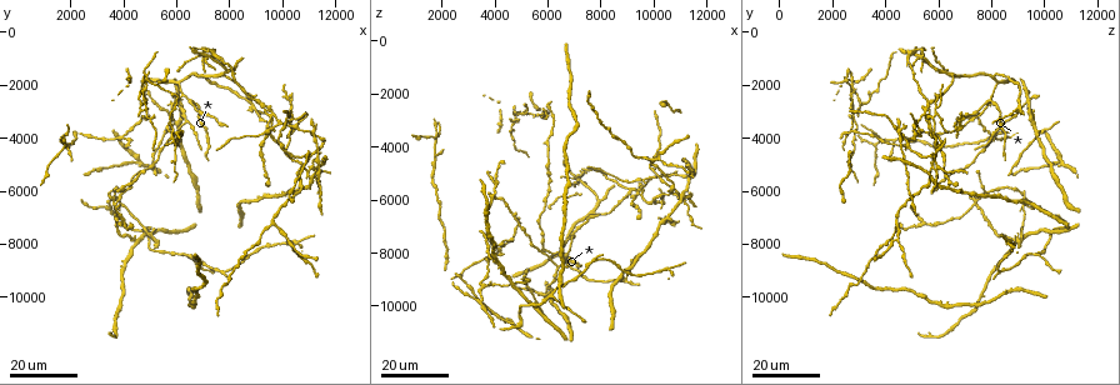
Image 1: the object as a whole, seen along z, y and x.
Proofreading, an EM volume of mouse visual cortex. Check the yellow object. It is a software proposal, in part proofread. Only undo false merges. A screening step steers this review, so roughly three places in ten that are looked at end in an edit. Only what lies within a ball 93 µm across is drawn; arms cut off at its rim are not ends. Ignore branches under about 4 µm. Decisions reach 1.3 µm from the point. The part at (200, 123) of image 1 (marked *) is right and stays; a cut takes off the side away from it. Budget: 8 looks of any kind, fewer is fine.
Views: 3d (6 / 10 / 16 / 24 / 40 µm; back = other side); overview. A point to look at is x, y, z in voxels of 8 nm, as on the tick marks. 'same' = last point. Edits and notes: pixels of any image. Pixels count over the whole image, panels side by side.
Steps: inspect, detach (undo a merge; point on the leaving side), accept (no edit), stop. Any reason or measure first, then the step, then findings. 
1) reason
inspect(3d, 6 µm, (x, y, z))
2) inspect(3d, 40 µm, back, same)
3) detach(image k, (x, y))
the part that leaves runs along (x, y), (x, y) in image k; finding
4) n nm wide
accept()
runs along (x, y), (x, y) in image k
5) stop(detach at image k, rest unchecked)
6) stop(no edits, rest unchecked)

small branch off a trunk
inspect(3d, 16 µm, (6300, 2400, 8000))

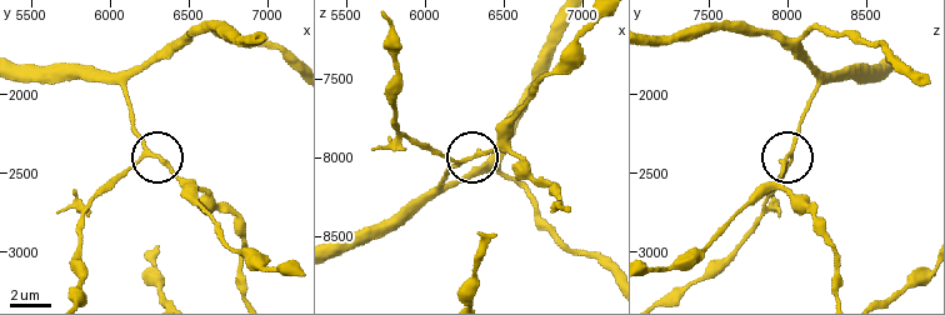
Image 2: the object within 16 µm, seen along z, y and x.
inspect(3d, 6 µm, (6220, 2380, 8040))

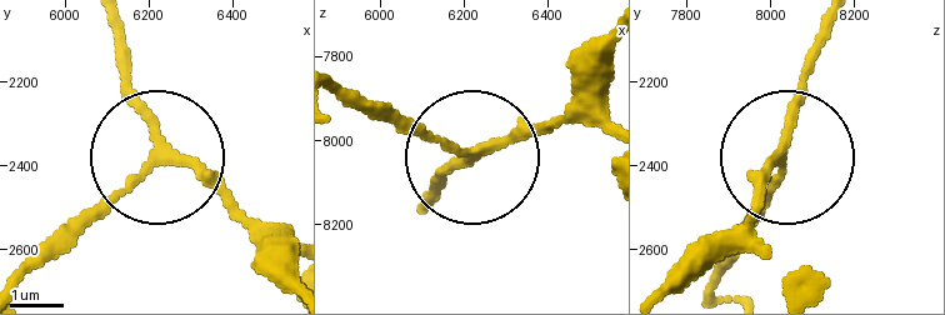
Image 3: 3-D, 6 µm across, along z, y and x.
3 arms
accept()
one neuron here

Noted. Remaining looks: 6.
thin arm on a thick one
inspect(3d, 16 µm, (10700, 5100, 5700))

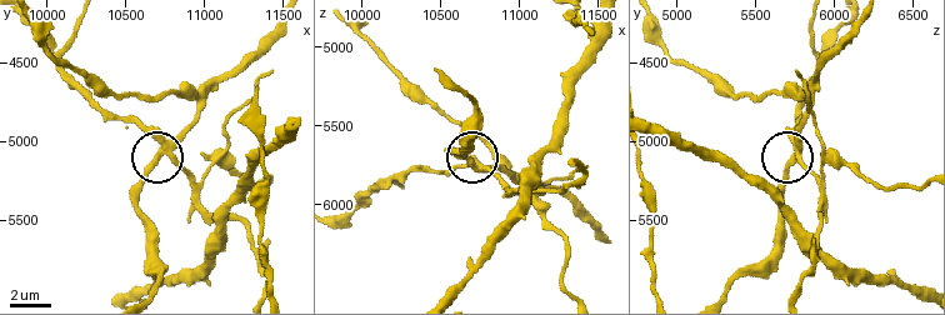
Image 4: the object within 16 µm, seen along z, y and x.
inspect(3d, 6 µm, (10760, 5060, 5780))

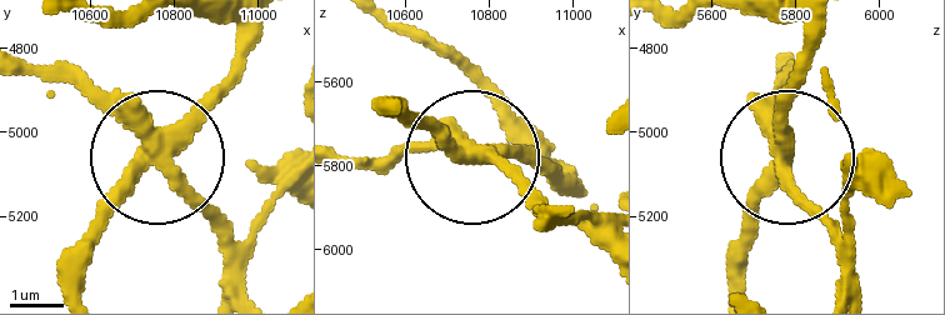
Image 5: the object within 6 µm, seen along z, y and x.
side arm 61 µm; 4 arms
detach(image 5, (205, 201))
a second neuron is stuck on

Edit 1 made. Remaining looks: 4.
side arm on a straight run
inspect(3d, 16 µm, (9200, 2600, 5500))

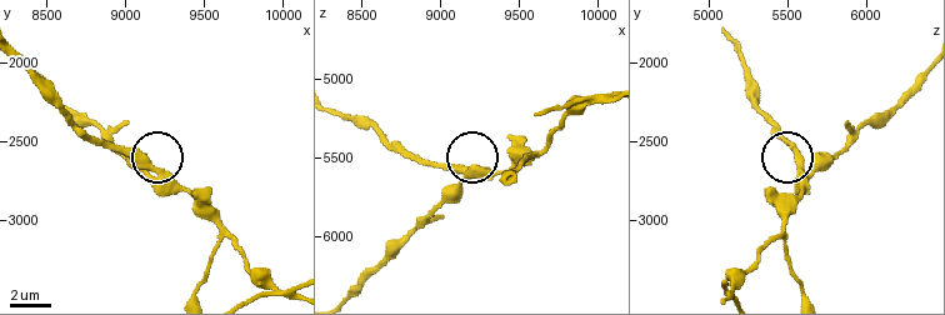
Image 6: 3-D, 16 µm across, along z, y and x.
inspect(3d, 10 µm, (9200, 2700, 5580))

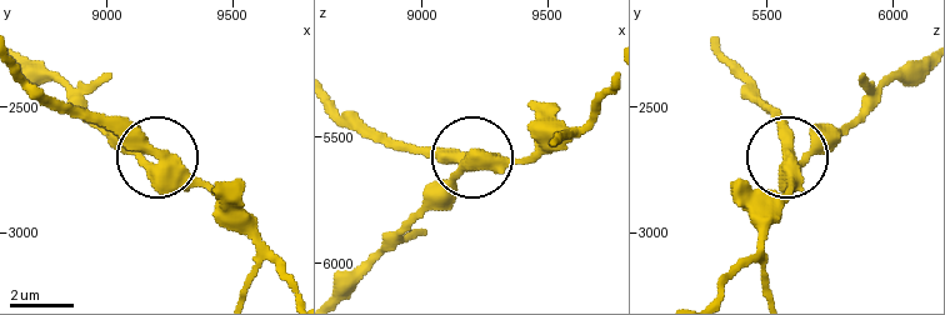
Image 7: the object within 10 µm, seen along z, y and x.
side arm 15 µm
detach(image 7, (131, 129))
the part that leaves runs along (166, 160), (65, 114), (24, 79) in image 7; a second neuron is stuck on

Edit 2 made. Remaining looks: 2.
three arms meet
inspect(3d, 24 µm, (3400, 6600, 9900))

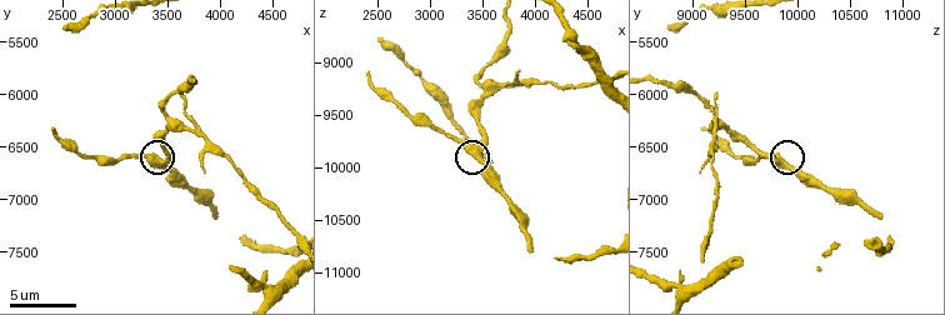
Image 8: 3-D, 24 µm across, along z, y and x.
inspect(3d, 10 µm, (3420, 6680, 9860))

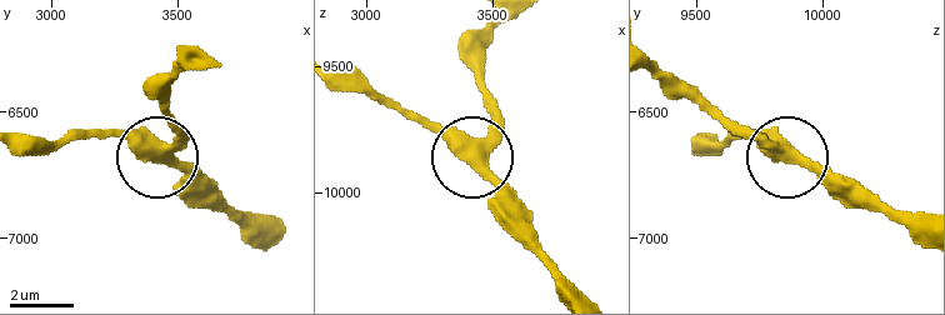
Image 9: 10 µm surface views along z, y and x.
380 nm wide
accept()
continuous, no second neuron

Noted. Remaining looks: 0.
stop(detach at image 5, detach at image 7, rest unchecked)

